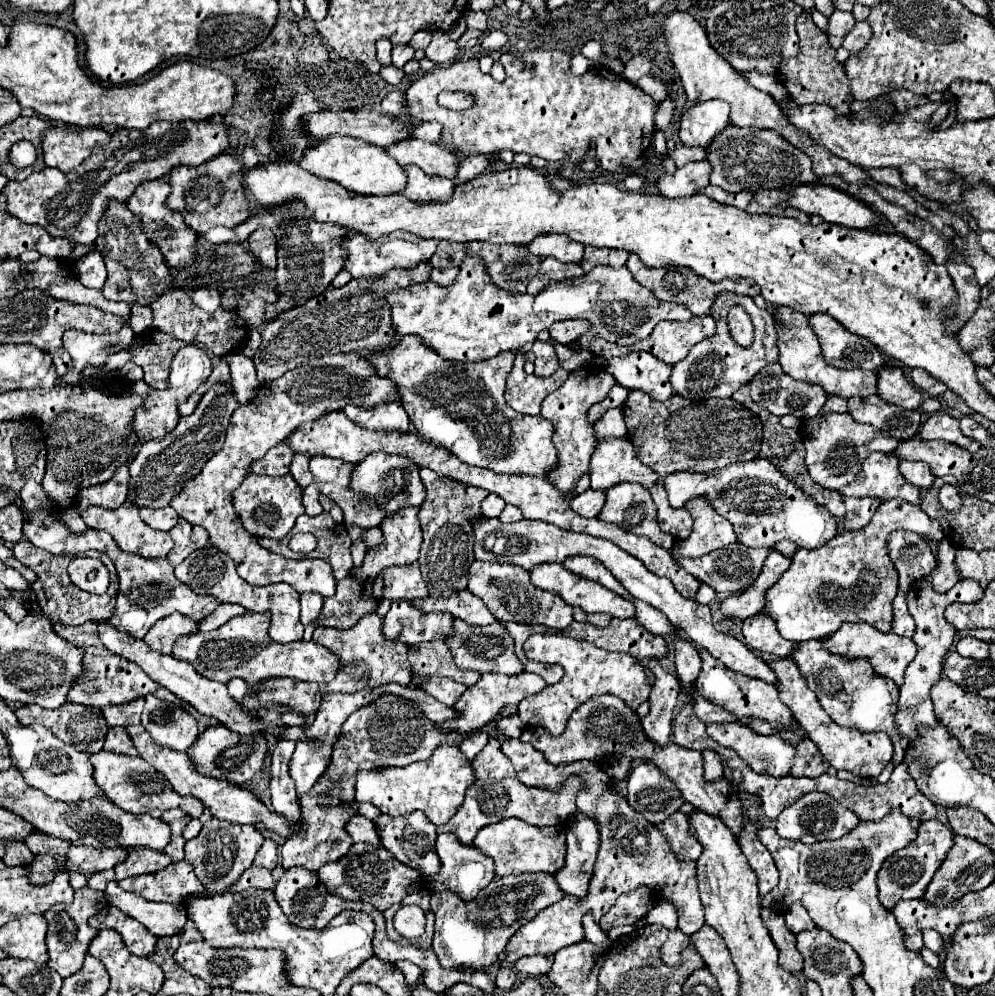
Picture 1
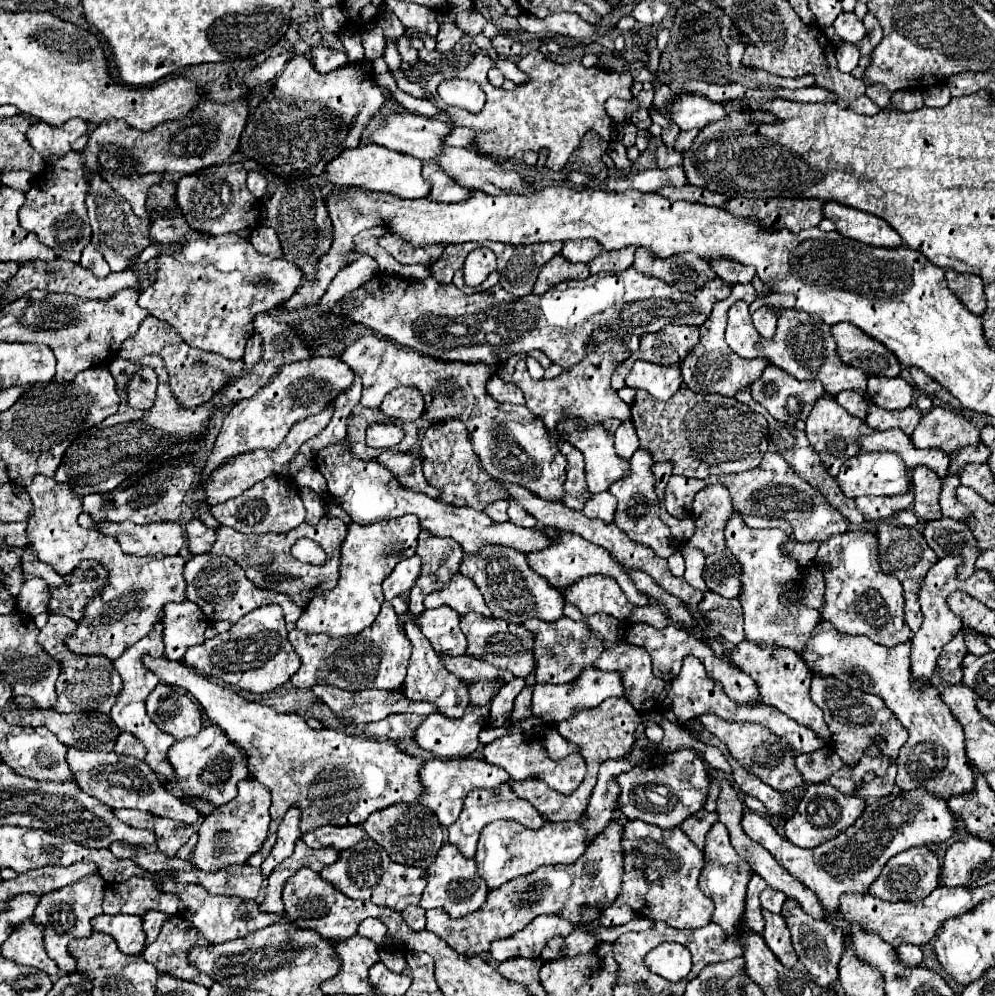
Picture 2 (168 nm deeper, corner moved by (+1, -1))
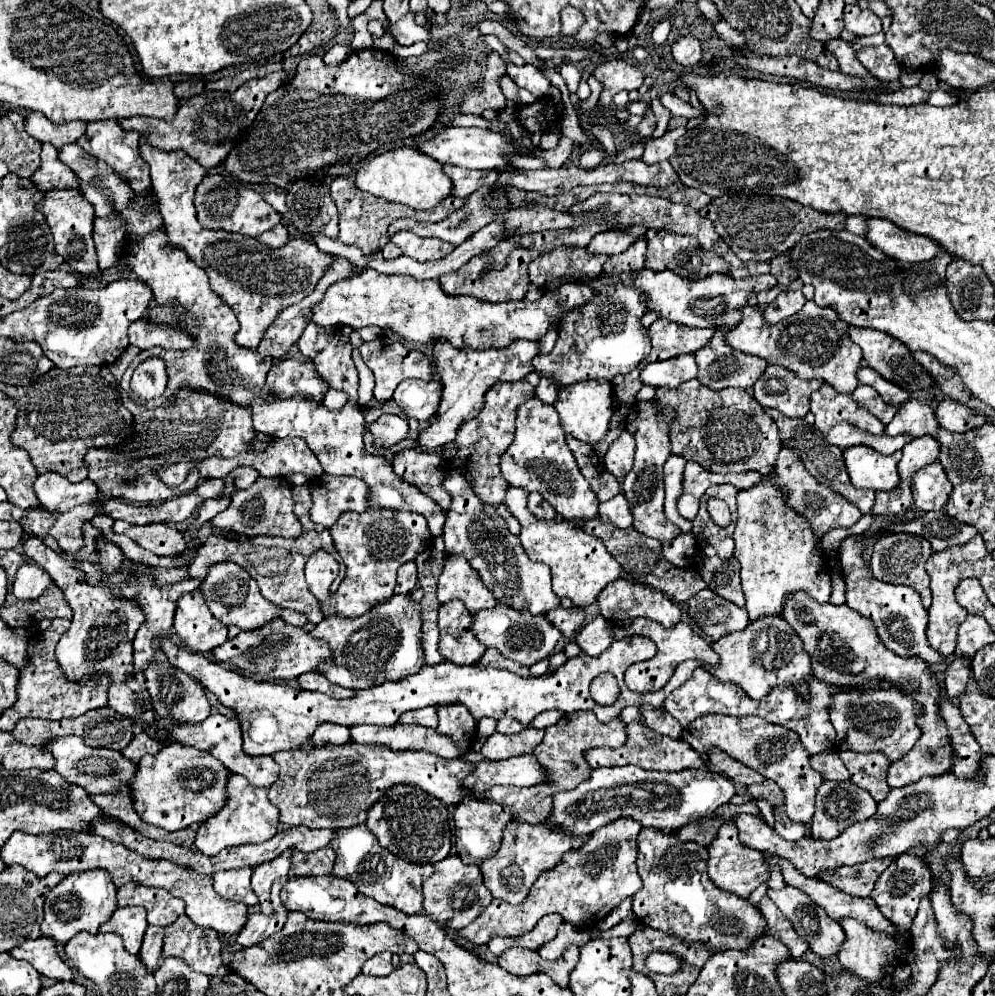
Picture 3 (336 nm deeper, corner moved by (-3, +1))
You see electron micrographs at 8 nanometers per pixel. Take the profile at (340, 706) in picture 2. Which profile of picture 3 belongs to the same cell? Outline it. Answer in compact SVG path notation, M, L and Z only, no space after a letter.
M309 671L309 673L303 673L301 677L297 677L299 685L307 691L319 691L319 693L325 693L329 697L335 697L335 699L343 699L347 695L341 695L341 687L327 681L325 677L321 677L321 673L315 673L315 671Z

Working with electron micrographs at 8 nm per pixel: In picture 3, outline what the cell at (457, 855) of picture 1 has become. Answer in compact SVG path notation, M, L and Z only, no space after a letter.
M449 855L433 865L435 873L423 883L423 909L435 921L445 923L449 929L463 929L479 917L479 913L493 901L493 895L483 883L477 865L465 865L459 855Z

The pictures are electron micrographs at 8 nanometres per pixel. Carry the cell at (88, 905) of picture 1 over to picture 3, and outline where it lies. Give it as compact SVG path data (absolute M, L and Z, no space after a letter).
M91 869L81 873L71 873L63 883L59 883L45 899L45 915L41 923L41 933L53 937L59 945L65 945L75 933L89 931L97 933L99 925L105 923L117 909L117 887L109 879L105 869Z

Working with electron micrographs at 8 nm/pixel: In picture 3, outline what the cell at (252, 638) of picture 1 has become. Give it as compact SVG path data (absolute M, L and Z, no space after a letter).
M273 619L273 623L267 623L265 627L253 629L253 631L239 631L237 637L227 639L223 645L211 649L211 657L217 663L225 663L233 667L239 675L251 677L253 681L289 681L297 679L301 673L311 671L331 655L329 645L321 643L319 639L313 639L303 627L293 627L285 623L283 619Z

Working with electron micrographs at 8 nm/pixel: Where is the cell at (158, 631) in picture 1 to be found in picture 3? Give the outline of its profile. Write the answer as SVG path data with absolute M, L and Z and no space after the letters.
M199 591L185 593L177 599L173 629L183 647L195 653L207 653L227 639L227 627L211 615Z

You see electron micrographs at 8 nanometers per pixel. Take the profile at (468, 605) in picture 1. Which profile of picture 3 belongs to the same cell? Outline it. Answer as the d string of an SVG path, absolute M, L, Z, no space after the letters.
M453 555L447 557L443 573L439 575L437 599L441 603L459 599L465 603L469 613L497 605L489 589L481 583L479 575L467 563L467 559L453 557Z

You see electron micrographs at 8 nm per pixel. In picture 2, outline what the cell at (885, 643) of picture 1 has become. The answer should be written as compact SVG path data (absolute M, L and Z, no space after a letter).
M819 623L811 633L809 645L805 645L801 659L807 663L813 675L831 675L839 681L845 681L853 689L879 695L893 715L903 723L903 727L909 731L909 739L897 757L899 773L895 785L901 791L923 787L929 793L941 795L945 799L967 793L973 789L973 771L965 755L963 729L959 721L953 719L949 707L941 701L941 695L931 681L925 681L923 687L913 685L909 651L909 643L889 649L869 641L863 635L837 633L833 625Z

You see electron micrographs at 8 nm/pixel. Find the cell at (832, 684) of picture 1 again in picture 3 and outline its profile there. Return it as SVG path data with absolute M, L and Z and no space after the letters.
M839 689L831 697L829 715L837 731L837 749L839 751L883 751L891 761L901 759L919 739L919 727L915 725L915 715L919 707L909 701L907 695L901 695L897 689L879 689L879 691L857 691L857 689Z

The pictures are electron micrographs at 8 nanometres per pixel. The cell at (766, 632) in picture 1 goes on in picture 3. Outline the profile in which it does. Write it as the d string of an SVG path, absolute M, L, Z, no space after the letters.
M751 487L745 491L739 491L737 495L737 527L733 533L735 541L735 557L741 563L741 585L745 593L745 609L749 611L749 619L757 621L761 617L777 617L783 615L785 599L797 591L807 593L811 599L827 601L831 595L831 577L823 559L823 549L819 541L809 533L809 525L801 515L795 511L789 511L785 507L785 497L781 495L779 487Z

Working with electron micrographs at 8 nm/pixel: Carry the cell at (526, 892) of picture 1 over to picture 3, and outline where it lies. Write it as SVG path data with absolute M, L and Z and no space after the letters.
M615 819L613 823L599 827L591 835L589 843L581 847L581 851L569 851L563 863L541 873L521 905L493 899L469 927L457 931L459 939L465 939L473 945L483 945L489 943L495 935L521 937L523 933L531 931L543 915L549 913L559 913L565 923L573 927L595 927L623 899L635 895L641 889L641 879L635 865L639 831L641 823L635 819Z

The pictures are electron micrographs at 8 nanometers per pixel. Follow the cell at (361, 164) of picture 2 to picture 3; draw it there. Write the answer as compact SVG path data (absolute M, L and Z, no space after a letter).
M411 147L385 151L365 163L361 163L361 167L355 175L355 185L361 191L389 199L393 203L405 203L413 209L435 207L441 199L445 199L451 193L451 179L441 171L441 163L437 163L431 157L421 155L419 151L415 151Z

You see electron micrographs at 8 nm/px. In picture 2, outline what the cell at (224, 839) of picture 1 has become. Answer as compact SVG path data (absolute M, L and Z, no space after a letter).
M257 779L239 781L237 789L239 793L233 801L219 807L217 813L211 813L211 817L205 817L205 821L201 823L197 831L199 843L191 859L191 863L197 869L217 871L217 869L225 869L227 865L235 865L235 863L241 865L247 861L249 855L257 853L263 847L263 841L269 833L269 823L271 823L271 817L269 817L271 793Z

